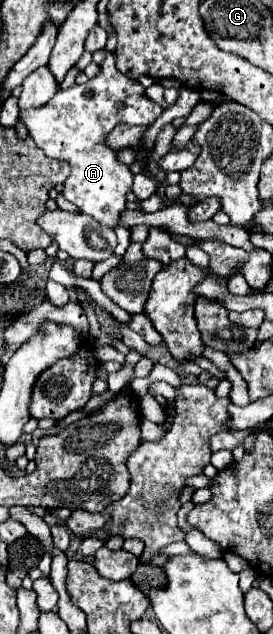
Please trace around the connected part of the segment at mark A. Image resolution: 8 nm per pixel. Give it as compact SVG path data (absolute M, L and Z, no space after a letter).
M108 52L100 74L86 84L58 90L50 102L36 110L20 110L18 120L48 158L70 164L72 174L64 182L62 196L104 226L116 228L120 212L126 208L126 192L132 186L132 172L116 160L116 152L104 144L106 134L120 122L150 126L162 114L162 106L146 98L144 88L116 70L116 58Z

